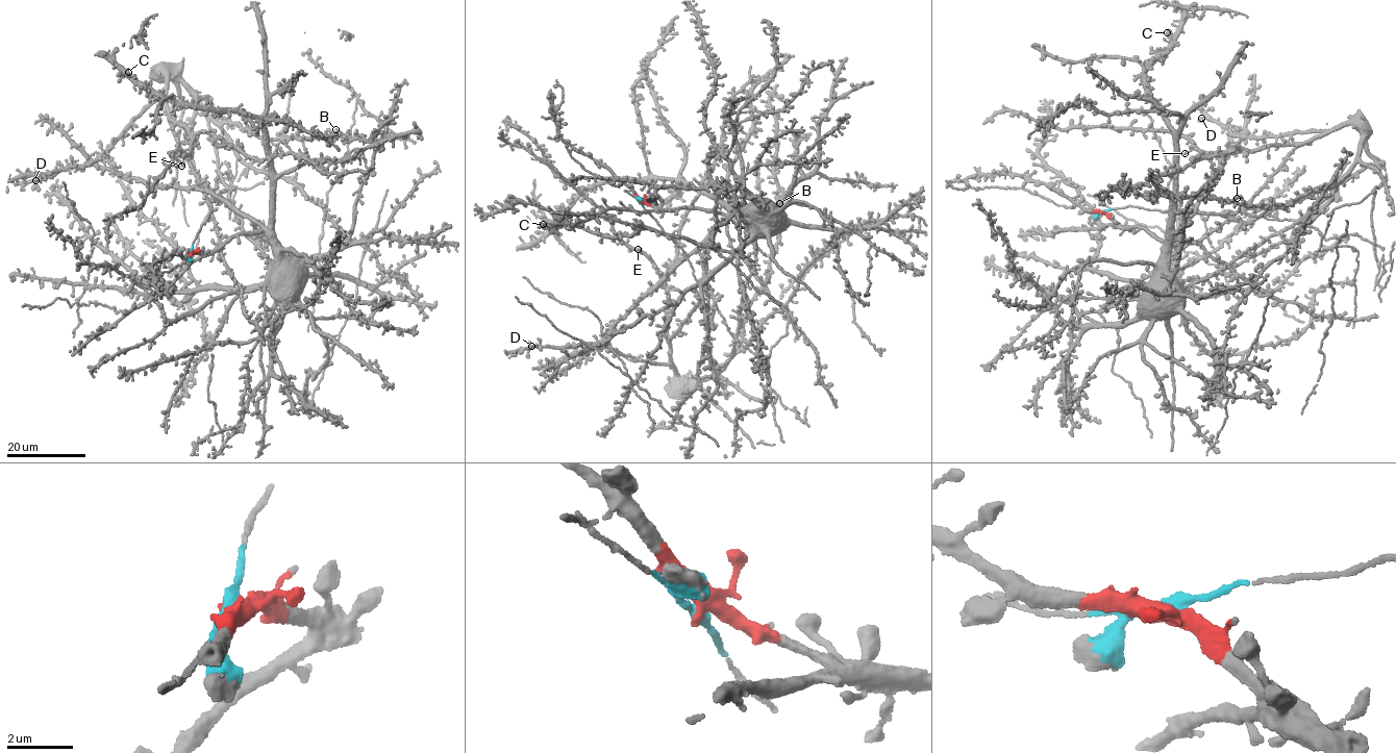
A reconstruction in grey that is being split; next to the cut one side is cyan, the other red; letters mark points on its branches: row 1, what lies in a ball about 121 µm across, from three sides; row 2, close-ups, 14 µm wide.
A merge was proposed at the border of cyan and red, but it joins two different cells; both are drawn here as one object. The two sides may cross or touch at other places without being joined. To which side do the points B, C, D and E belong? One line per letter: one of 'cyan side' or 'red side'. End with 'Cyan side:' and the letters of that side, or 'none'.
B: cyan side
C: red side
D: cyan side
E: cyan side
Cyan side: B, D, E

